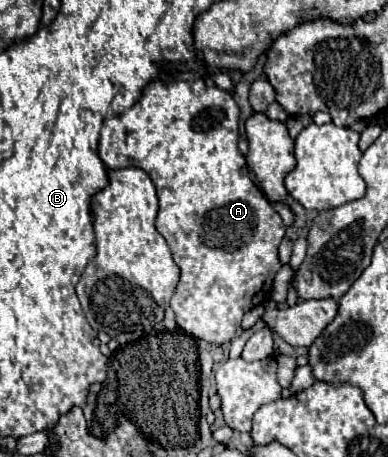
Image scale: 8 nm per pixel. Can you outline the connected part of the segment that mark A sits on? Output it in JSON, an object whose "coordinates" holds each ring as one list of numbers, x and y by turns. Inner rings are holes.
{"coordinates":[[157,79,157,81,151,81,149,85,145,85,145,89,141,91,139,101,133,107,129,107,121,115,115,115,115,117,111,117,111,119,107,119,103,123,101,137,99,137,99,147,97,147,97,153,99,153,99,157,101,157,101,161,103,161,103,165,107,169,139,167,155,183,157,197,159,197,159,213,157,213,155,227,165,237,167,245,173,251,173,259,175,259,175,263,181,269,181,277,179,277,177,289,175,289,169,305,171,305,171,309,175,313,175,321,177,321,177,325,181,329,185,329,189,335,193,335,197,339,203,339,203,341,209,341,213,345,229,343,235,337,235,333,237,333,239,325,241,325,243,315,249,309,265,303,271,297,273,277,281,269,277,247,279,247,281,239,285,237,285,225,283,225,279,213,271,207,271,203,267,201,267,197,253,183,253,179,249,175,249,169,247,169,247,163,245,163,245,157,237,149,237,139,239,139,239,131,237,129,239,129,239,107,237,107,237,103,235,103,235,99,231,97,229,91,223,91,219,87,207,87,203,79,195,79,195,81,187,81,187,79]]}

